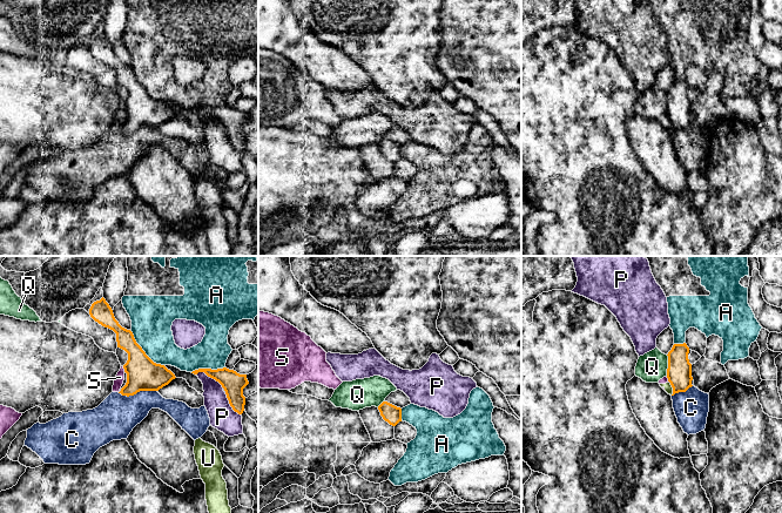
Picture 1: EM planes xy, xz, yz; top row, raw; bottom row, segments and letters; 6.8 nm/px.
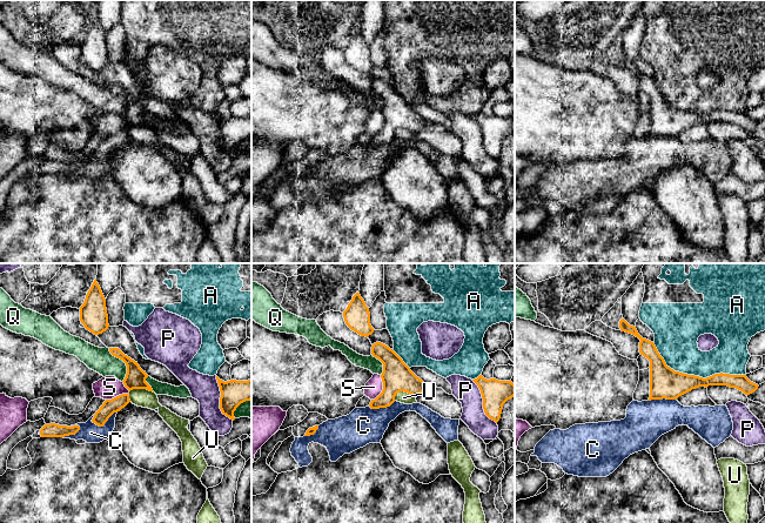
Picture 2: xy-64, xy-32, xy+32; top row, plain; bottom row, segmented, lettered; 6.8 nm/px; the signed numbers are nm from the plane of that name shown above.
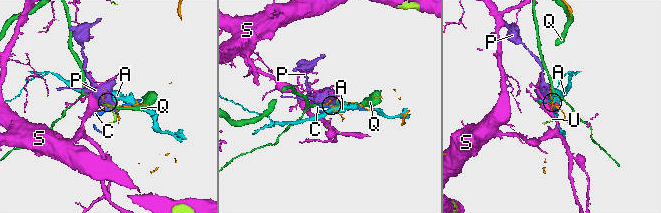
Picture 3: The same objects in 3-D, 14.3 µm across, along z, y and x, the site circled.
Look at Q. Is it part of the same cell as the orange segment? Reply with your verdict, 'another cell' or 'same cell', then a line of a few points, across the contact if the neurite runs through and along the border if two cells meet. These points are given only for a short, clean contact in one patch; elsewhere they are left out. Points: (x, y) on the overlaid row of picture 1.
another cell

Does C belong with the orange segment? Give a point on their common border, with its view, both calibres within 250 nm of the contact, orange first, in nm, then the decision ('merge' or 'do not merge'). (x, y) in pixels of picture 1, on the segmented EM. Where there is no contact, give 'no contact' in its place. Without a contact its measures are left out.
xy (136, 392) | 220/280 nm | do not merge

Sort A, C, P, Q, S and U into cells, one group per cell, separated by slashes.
A / C / P / Q / S U

